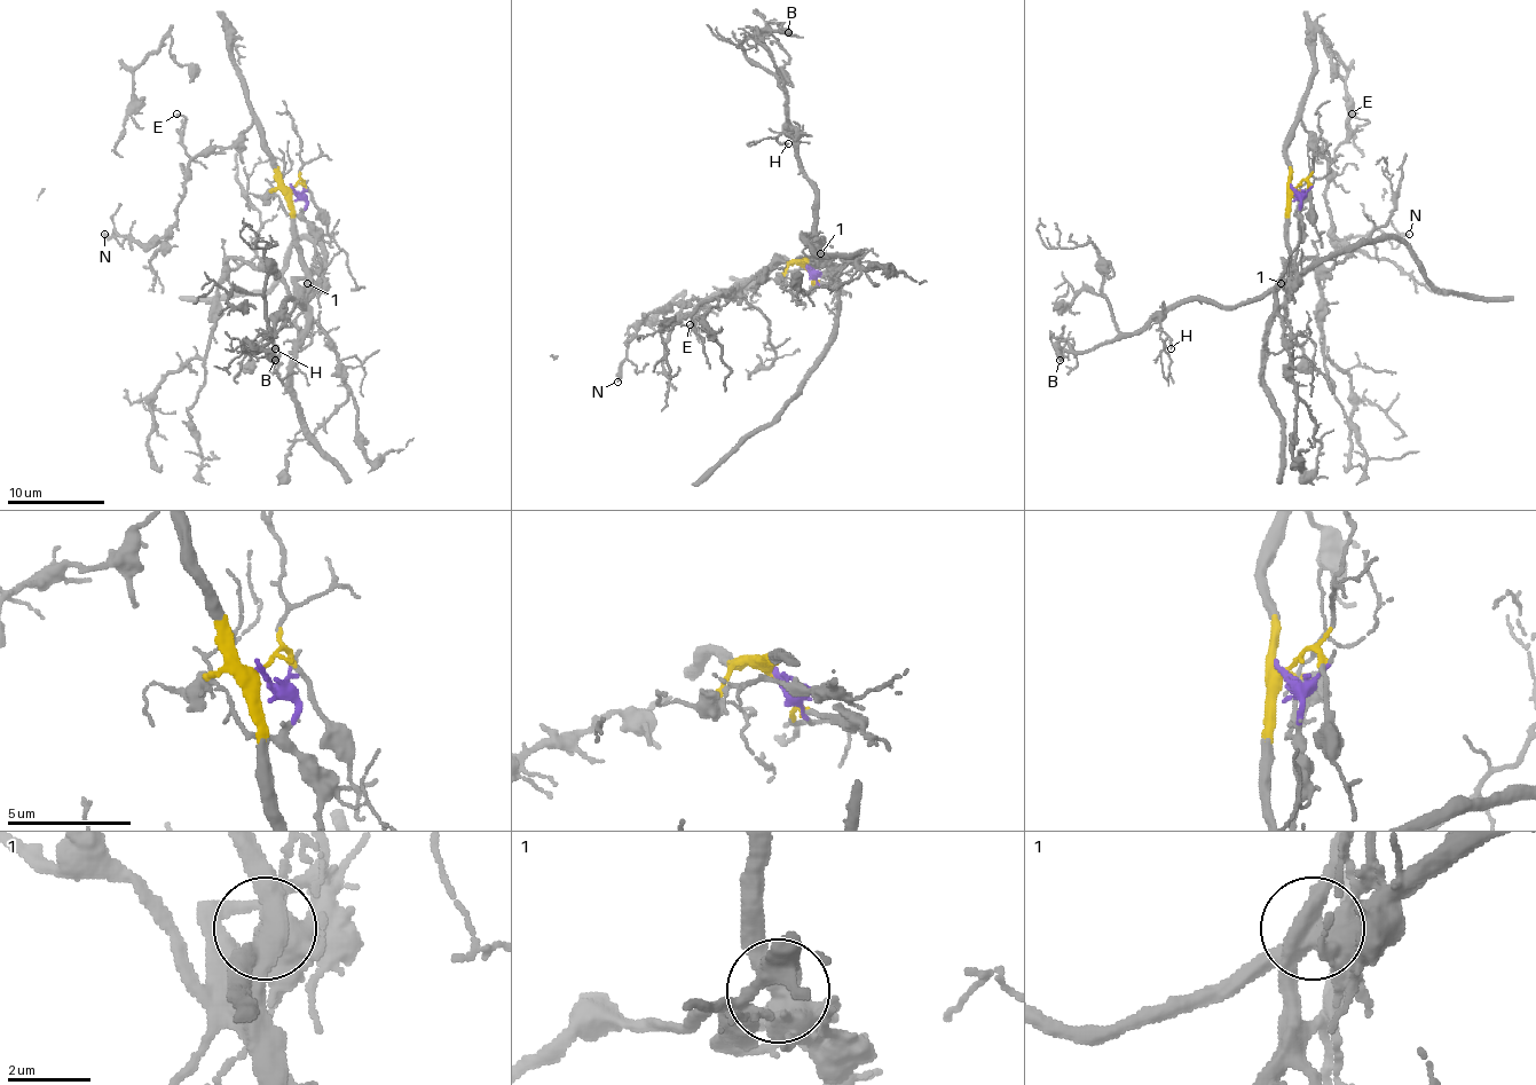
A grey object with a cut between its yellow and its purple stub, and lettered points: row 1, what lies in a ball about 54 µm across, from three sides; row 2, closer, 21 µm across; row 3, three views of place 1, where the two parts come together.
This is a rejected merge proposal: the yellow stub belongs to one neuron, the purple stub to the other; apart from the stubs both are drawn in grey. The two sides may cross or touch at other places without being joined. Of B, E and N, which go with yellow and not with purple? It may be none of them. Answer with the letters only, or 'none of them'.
E, N

